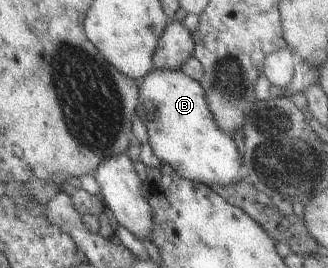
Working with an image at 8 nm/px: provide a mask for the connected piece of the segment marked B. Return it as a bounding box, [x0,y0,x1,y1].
[135,69,243,187]

